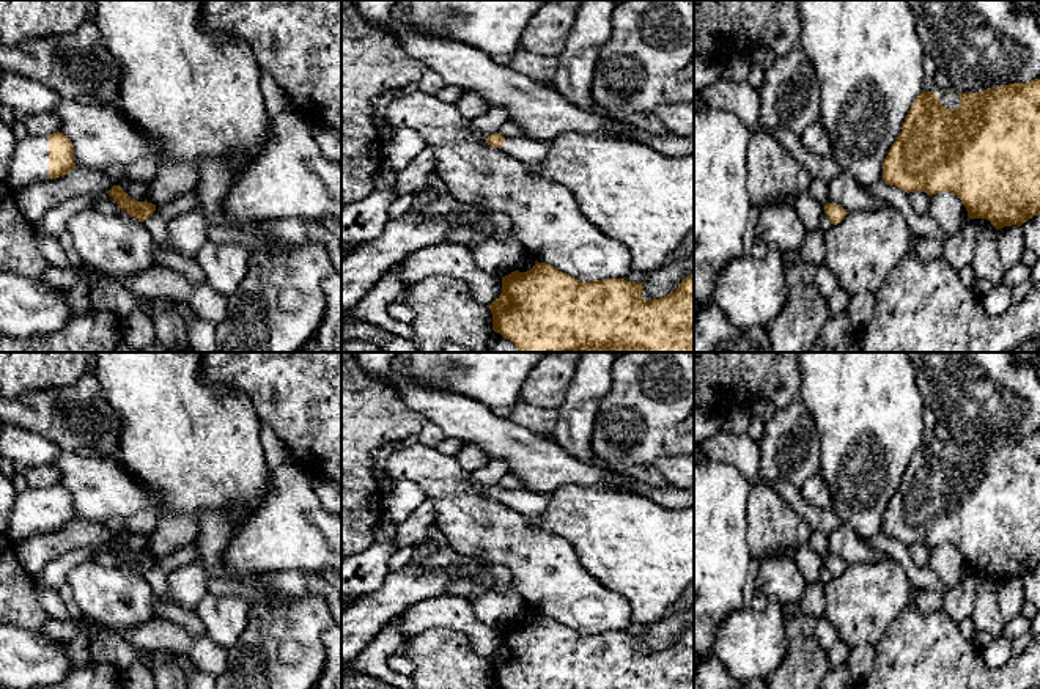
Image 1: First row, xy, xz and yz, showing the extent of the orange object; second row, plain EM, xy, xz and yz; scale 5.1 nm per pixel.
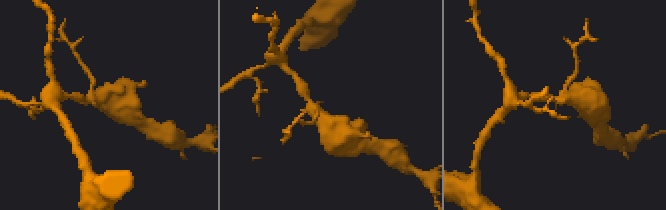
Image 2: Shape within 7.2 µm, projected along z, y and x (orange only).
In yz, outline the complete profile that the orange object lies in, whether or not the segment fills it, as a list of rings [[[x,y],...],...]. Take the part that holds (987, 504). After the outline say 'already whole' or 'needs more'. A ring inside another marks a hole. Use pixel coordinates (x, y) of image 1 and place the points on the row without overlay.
[[[1040,431],[979,445],[958,445],[953,440],[936,439],[922,444],[884,511],[883,533],[906,546],[920,543],[931,549],[952,544],[964,557],[969,571],[987,571],[996,582],[1021,579],[1040,566]]] | needs more

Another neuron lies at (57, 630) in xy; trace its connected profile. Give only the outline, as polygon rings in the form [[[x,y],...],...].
[[[49,618],[46,625],[39,629],[46,637],[53,640],[71,640],[77,636],[88,636],[90,639],[96,637],[98,634],[107,632],[109,629],[104,625],[98,626],[98,631],[91,634],[87,628],[82,628],[71,621],[61,621],[55,618]]]

